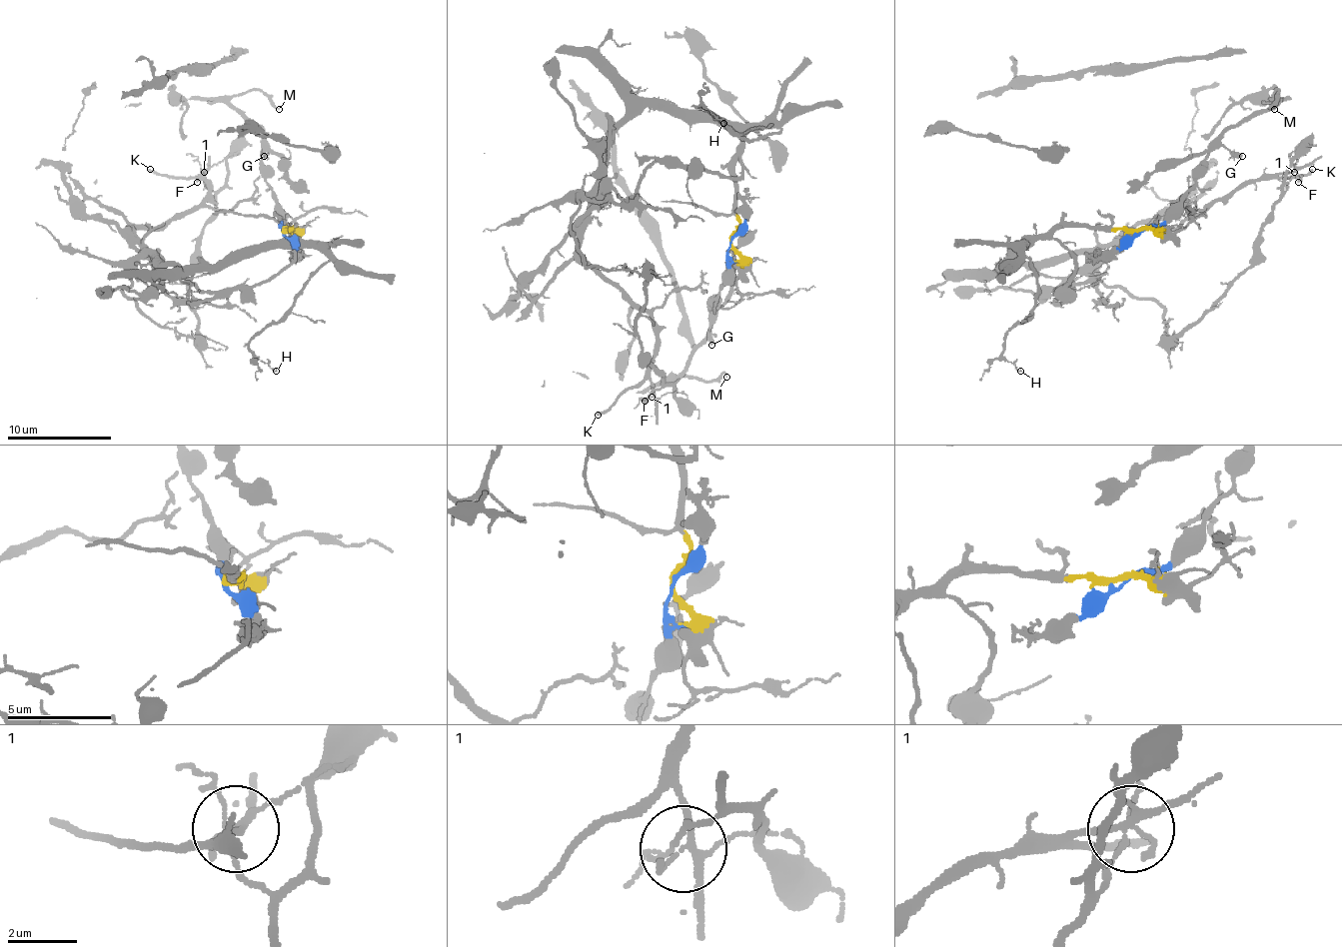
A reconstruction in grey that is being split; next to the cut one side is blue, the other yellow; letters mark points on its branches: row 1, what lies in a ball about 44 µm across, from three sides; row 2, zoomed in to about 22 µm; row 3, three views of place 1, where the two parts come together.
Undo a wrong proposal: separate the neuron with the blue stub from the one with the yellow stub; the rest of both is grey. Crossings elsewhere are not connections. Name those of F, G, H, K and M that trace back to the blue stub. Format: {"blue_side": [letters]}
{"blue_side": ["G", "M"]}

